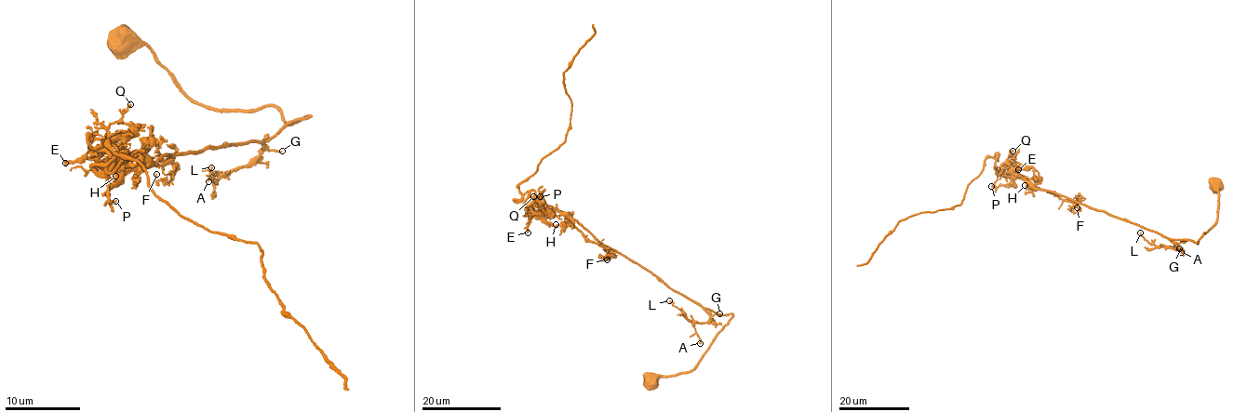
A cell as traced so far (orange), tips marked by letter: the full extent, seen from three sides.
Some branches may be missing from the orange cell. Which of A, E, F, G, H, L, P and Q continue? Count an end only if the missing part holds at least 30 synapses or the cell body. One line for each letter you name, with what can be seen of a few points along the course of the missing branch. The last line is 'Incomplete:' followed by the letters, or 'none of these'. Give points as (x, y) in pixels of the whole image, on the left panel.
Incomplete: none of these

